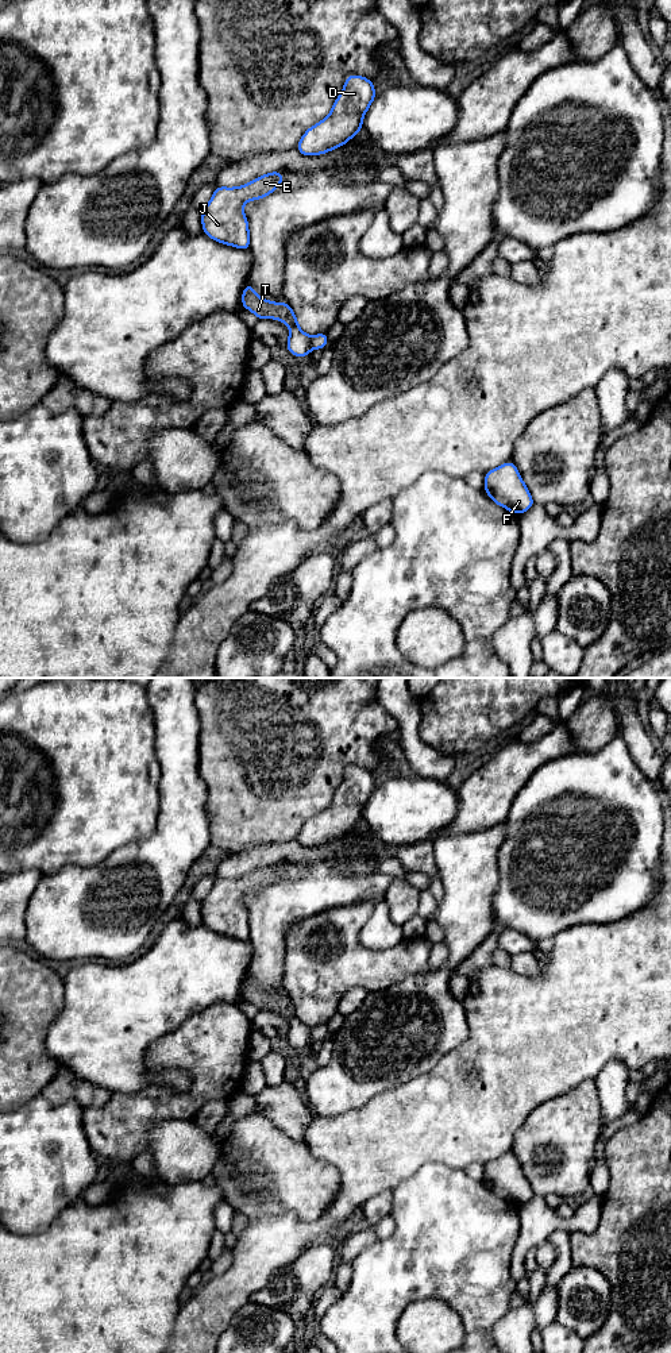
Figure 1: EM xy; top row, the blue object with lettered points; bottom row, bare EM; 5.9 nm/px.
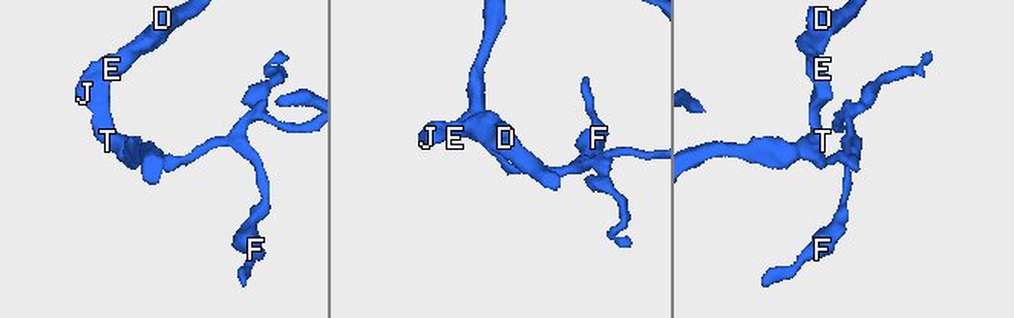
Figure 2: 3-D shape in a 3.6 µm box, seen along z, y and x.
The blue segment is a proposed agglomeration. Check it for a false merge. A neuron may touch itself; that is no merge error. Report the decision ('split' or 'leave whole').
split

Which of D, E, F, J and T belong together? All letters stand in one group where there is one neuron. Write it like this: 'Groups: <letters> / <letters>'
Groups: D E J T / F

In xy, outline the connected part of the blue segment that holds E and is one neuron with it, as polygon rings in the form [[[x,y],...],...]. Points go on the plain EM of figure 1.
[[[275,861],[242,878],[216,876],[201,905],[203,924],[219,934],[250,943],[248,910],[243,903],[243,895],[267,888],[282,874],[282,864]]]

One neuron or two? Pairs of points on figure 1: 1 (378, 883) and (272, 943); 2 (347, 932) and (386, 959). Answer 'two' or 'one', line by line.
1: one
2: one

